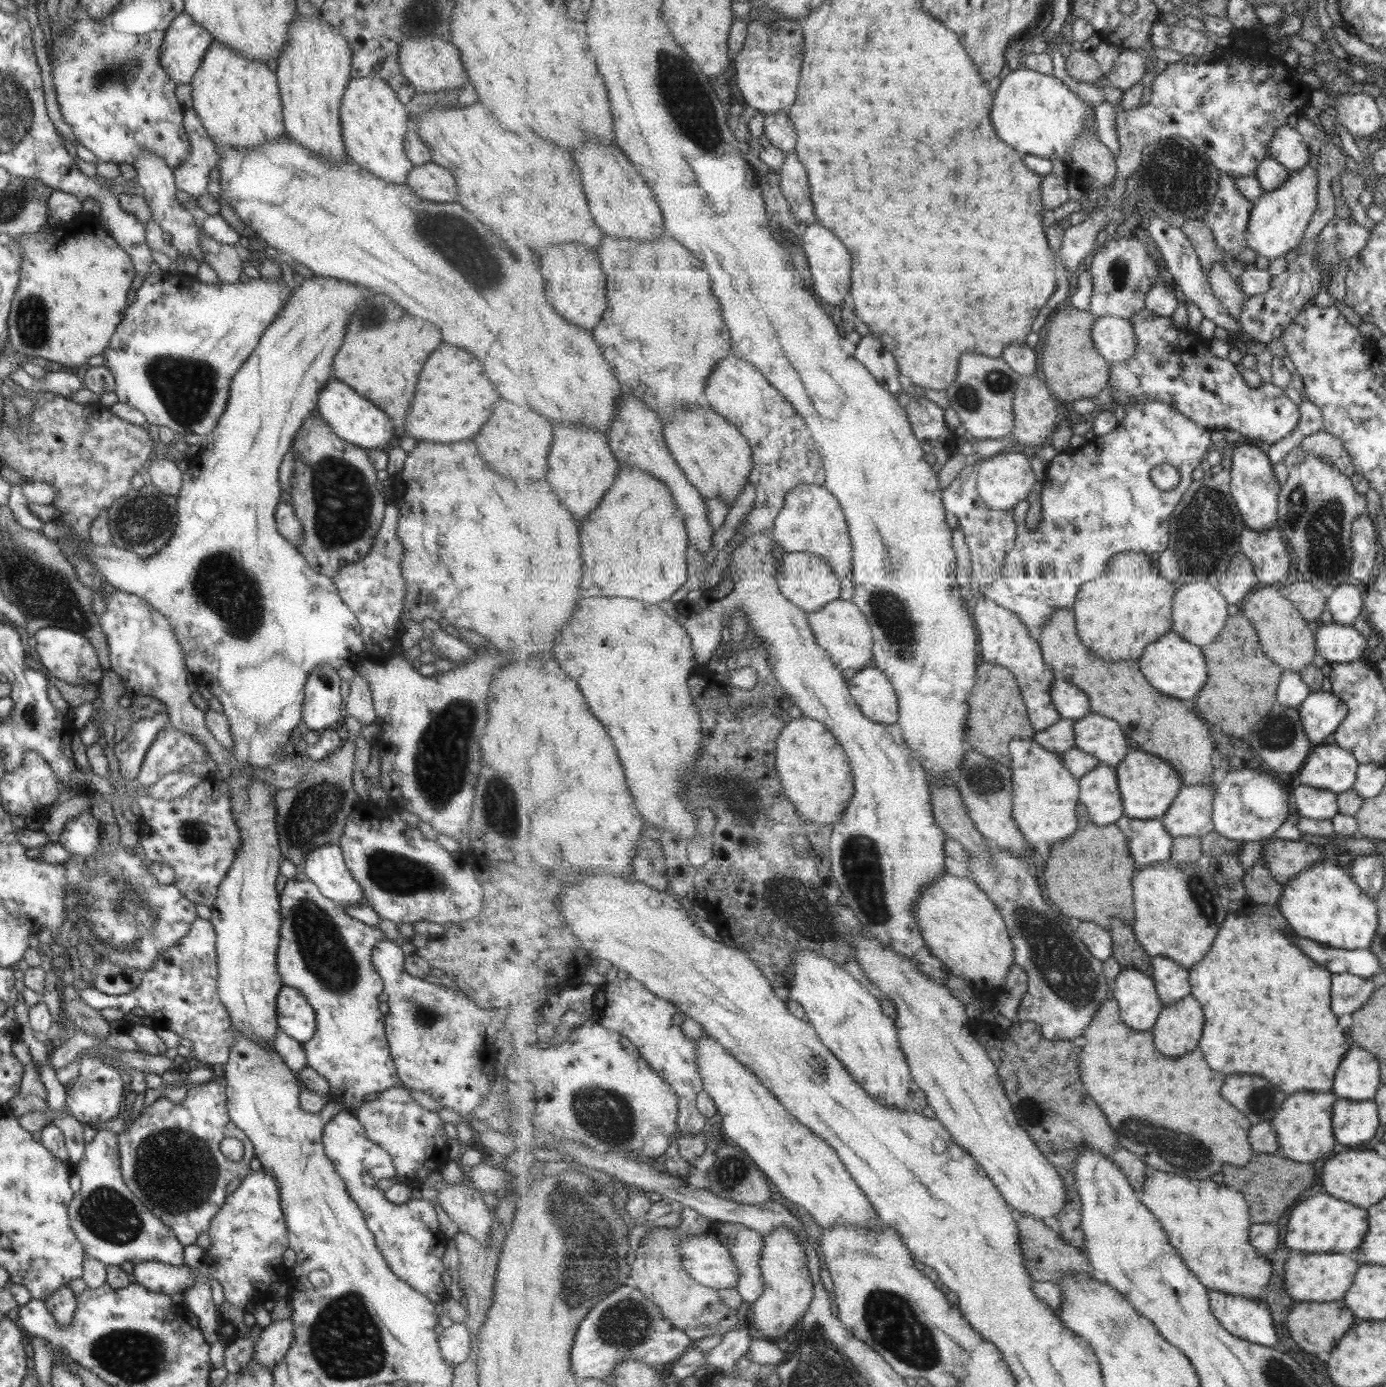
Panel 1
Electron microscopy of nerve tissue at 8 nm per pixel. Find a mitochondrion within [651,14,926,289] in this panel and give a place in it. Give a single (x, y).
(688, 104)

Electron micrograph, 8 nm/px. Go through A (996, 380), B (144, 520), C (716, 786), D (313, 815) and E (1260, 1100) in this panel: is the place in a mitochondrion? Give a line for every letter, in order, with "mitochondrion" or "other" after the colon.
A: mitochondrion
B: mitochondrion
C: mitochondrion
D: mitochondrion
E: mitochondrion

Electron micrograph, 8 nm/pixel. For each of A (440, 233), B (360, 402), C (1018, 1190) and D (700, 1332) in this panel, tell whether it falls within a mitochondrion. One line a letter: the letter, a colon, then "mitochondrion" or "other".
A: mitochondrion
B: other
C: other
D: other

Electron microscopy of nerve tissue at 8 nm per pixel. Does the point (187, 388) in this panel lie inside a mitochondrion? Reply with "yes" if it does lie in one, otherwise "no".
yes

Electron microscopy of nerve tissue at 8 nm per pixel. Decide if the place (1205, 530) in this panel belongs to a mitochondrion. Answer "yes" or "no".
yes

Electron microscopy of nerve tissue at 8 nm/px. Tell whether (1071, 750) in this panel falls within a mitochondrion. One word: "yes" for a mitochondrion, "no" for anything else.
no

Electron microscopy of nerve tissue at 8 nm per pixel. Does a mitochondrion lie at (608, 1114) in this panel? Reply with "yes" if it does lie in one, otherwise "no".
yes

